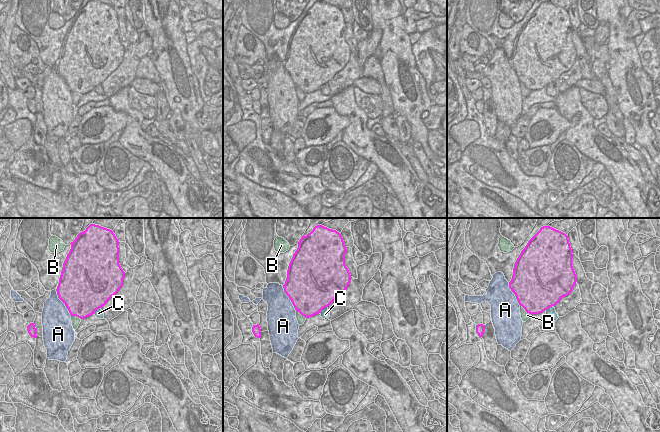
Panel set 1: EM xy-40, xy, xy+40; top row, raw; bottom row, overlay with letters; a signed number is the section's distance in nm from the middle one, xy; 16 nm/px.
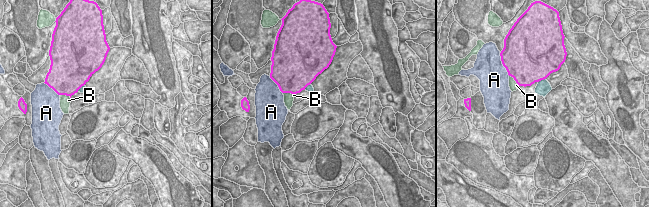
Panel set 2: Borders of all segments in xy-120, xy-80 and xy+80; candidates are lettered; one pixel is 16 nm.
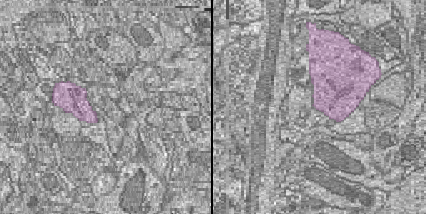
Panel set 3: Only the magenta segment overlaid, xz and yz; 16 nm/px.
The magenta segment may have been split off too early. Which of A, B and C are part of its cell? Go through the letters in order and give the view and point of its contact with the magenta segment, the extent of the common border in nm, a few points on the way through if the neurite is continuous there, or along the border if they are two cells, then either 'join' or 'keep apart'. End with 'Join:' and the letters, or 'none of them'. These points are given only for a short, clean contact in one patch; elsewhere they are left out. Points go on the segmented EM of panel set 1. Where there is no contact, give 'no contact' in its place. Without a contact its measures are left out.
A: xy-40 (62, 301) | 500 nm | keep apart
B: xy+40 (526, 311) | 240 nm | keep apart
C: xy (323, 308) | 180 nm | keep apart
Join: none of them

